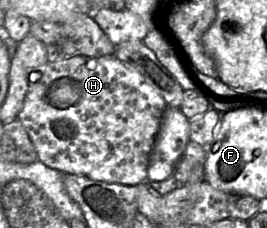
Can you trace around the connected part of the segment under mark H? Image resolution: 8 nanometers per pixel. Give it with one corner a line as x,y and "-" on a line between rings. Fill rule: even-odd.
66,56
55,62
47,62
43,69
33,72
30,75
28,92
24,99
18,119
22,123
31,139
39,160
62,173
84,175
97,181
106,181
124,185
138,185
147,181
147,171
151,154
155,142
153,135
157,123
162,115
167,111
167,103
164,98
144,79
135,69
127,66
116,56
86,57
86,56

